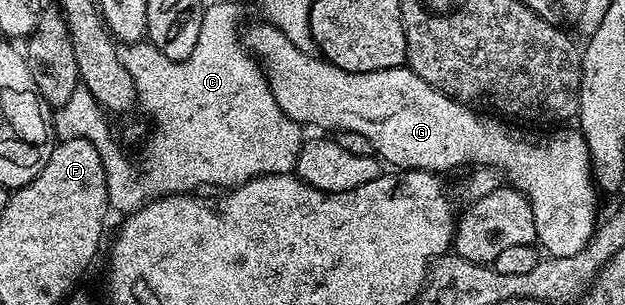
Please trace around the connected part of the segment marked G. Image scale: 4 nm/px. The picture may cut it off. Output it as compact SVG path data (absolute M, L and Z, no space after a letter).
M260 23L261 25L253 25L249 30L244 30L243 44L257 58L262 69L265 70L265 77L269 80L271 87L271 95L275 95L275 103L279 103L279 107L298 126L318 125L318 130L329 131L325 129L333 129L332 131L340 131L343 133L354 133L355 135L363 135L363 139L367 139L373 145L373 152L382 162L390 161L390 166L402 169L425 169L429 173L438 175L444 174L444 169L457 169L460 165L469 164L469 167L489 166L492 169L498 169L512 188L518 189L524 197L529 198L531 203L531 211L535 215L535 231L537 232L536 244L540 246L550 257L570 257L575 255L579 250L584 249L585 244L593 238L593 231L599 224L599 216L597 217L597 196L599 190L593 179L593 163L589 160L589 148L585 142L585 137L576 128L565 129L569 127L557 127L550 137L524 137L517 129L512 129L508 120L502 119L497 115L490 115L485 111L478 111L476 108L464 105L462 101L457 101L453 97L448 97L445 93L441 93L435 87L431 87L423 79L419 79L419 75L415 75L412 69L402 67L400 69L384 69L383 71L371 71L370 73L348 73L339 67L335 67L331 62L325 60L320 55L314 55L312 52L306 51L302 46L291 43L287 39L287 35L283 35L283 31L276 29L274 25L268 23Z

